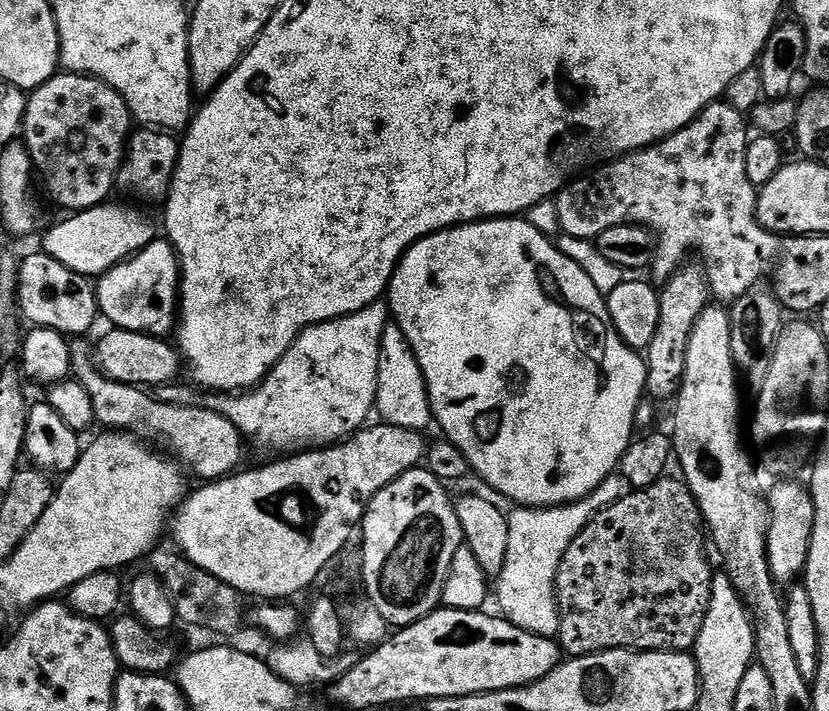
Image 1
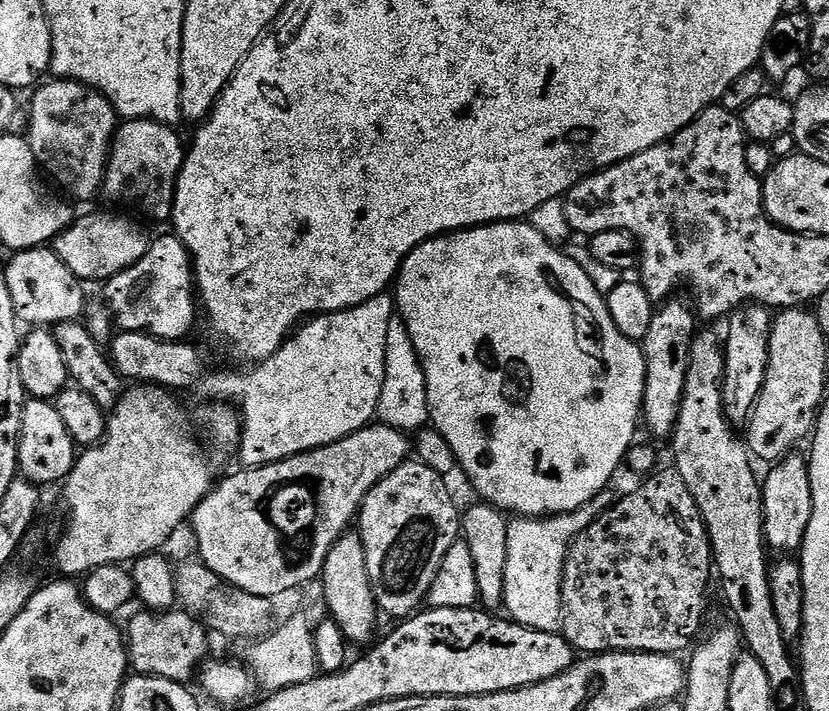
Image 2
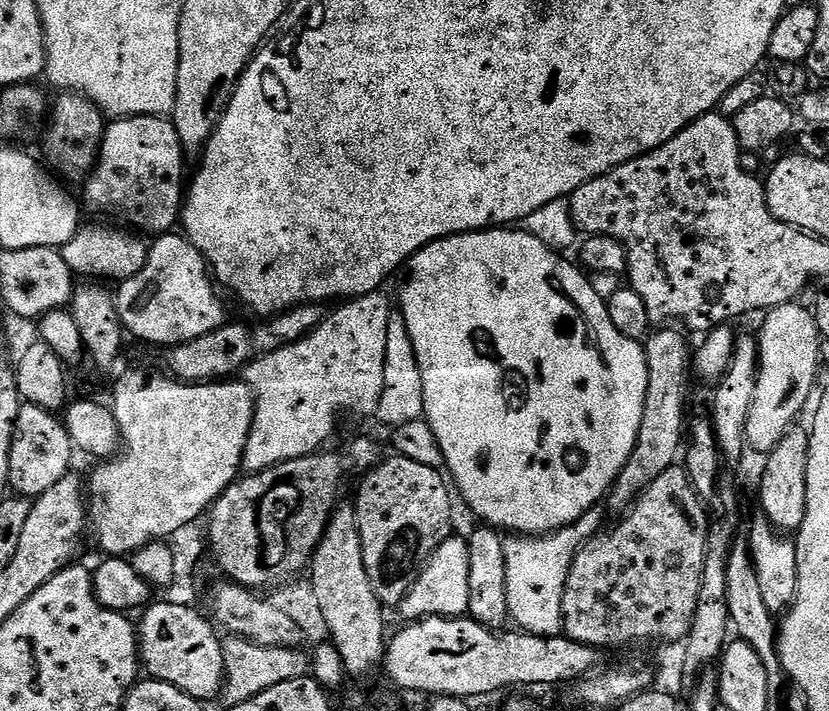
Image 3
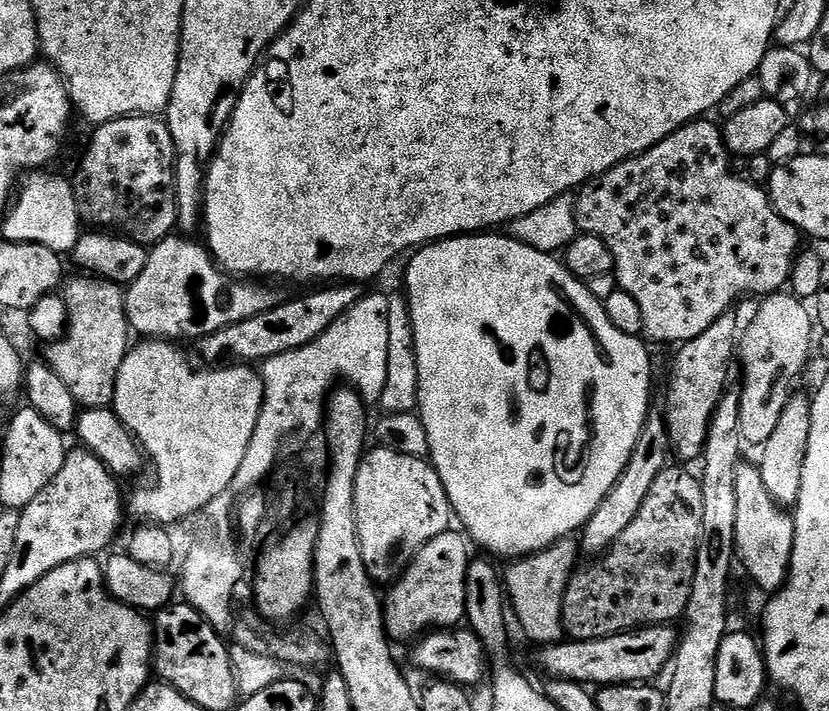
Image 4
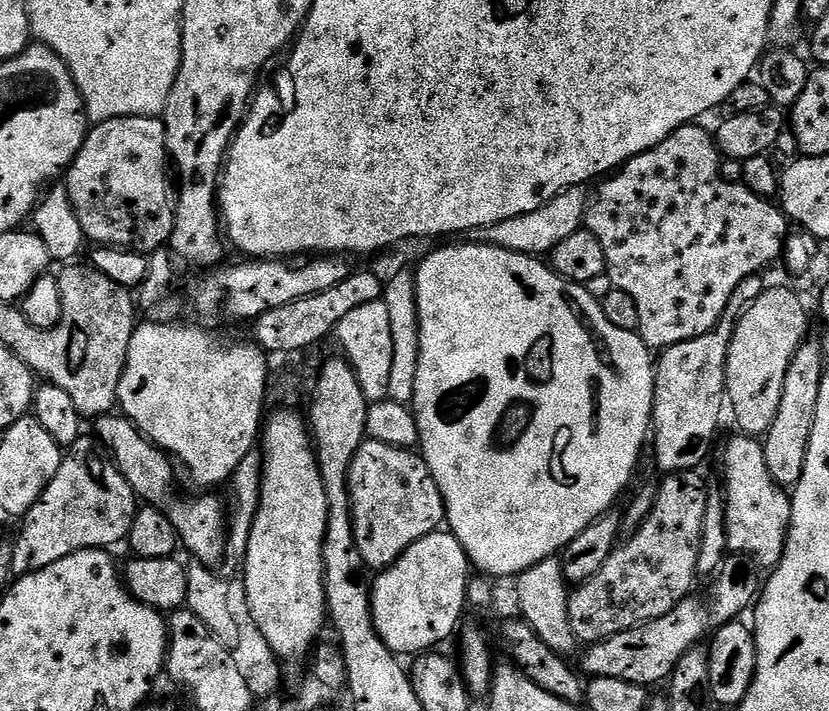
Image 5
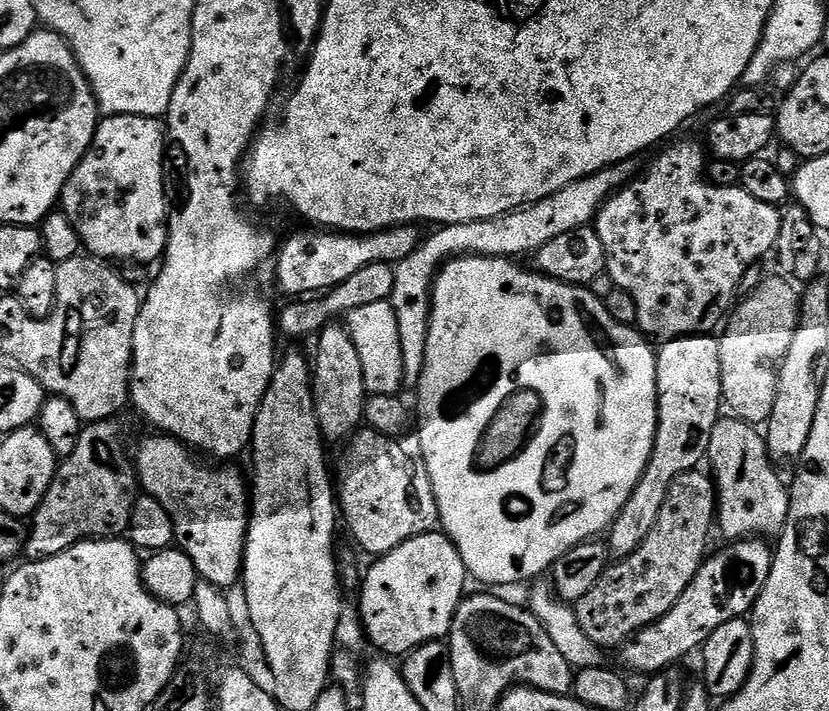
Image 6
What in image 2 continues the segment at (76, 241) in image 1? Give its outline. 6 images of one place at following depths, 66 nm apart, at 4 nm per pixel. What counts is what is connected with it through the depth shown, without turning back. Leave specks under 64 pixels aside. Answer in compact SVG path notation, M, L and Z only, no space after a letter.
M92 212L81 220L80 217L73 219L71 226L56 237L54 250L78 279L106 282L111 276L122 274L122 270L134 266L146 254L150 236L135 224L135 219L132 220L115 216L112 212Z

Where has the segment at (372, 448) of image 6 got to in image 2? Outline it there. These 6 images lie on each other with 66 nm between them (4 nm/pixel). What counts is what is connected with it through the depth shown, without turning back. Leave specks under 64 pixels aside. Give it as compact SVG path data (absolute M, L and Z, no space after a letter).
M405 462L398 466L398 470L379 480L360 503L358 535L364 543L366 574L370 590L376 599L376 607L383 615L384 612L388 616L400 616L396 618L413 615L425 603L428 589L432 587L432 581L435 580L450 546L461 539L458 508L456 512L456 504L444 484L447 484L445 477L430 470L430 466L419 462Z

